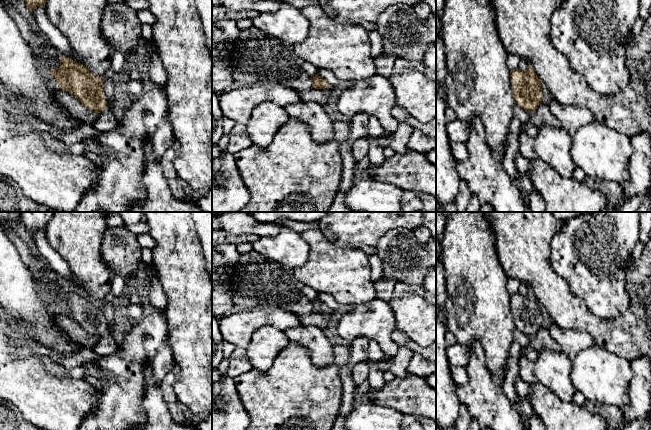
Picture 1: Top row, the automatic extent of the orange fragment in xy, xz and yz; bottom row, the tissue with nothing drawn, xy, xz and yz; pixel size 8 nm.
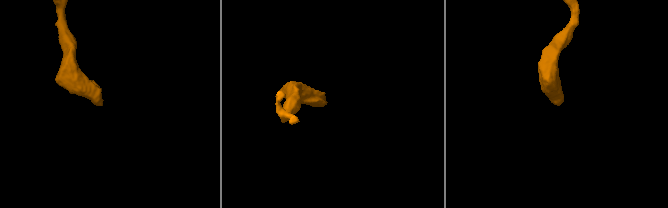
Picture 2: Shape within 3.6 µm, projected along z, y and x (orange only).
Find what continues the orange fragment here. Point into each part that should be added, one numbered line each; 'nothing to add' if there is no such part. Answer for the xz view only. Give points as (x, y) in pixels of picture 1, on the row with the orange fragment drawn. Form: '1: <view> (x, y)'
nothing to add

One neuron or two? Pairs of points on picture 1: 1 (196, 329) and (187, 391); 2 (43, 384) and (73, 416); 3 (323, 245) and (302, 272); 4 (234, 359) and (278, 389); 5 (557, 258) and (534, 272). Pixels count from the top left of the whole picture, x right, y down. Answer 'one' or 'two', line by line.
1: one
2: one
3: one
4: two
5: two

